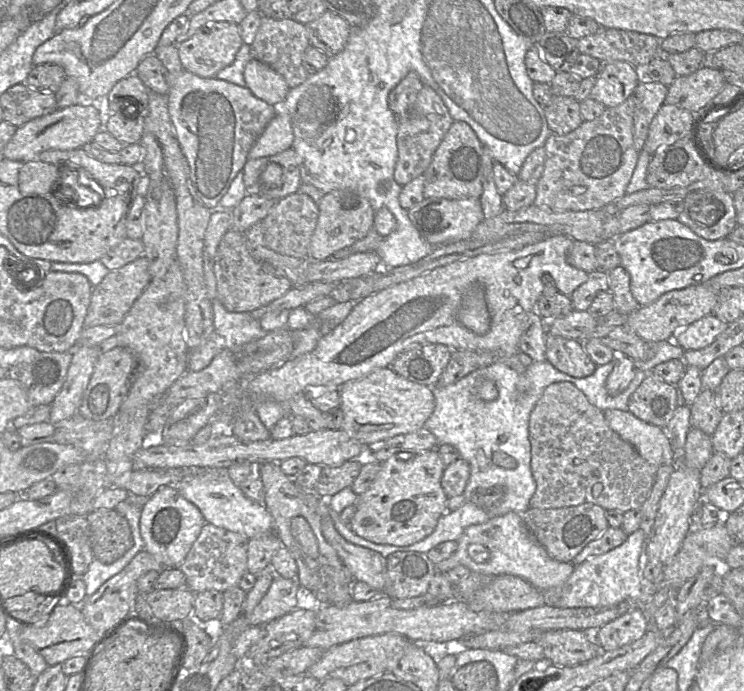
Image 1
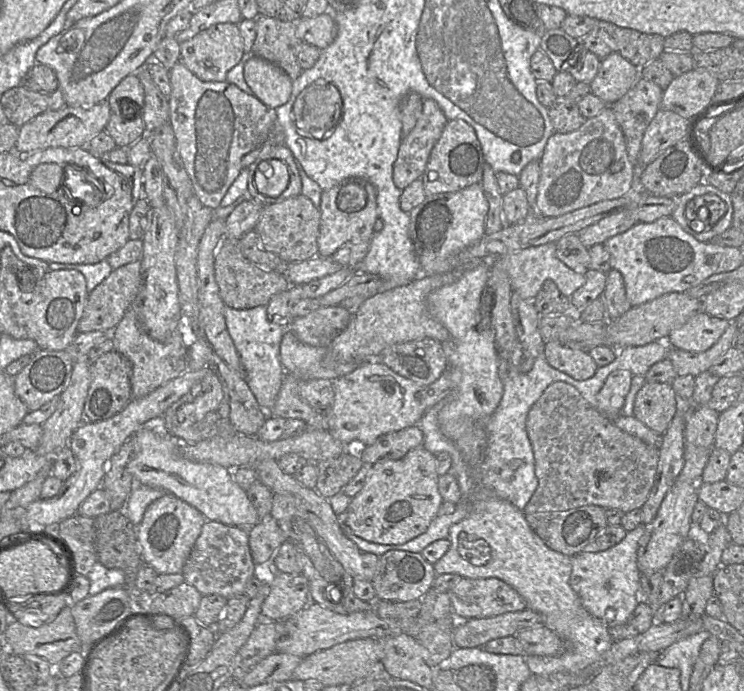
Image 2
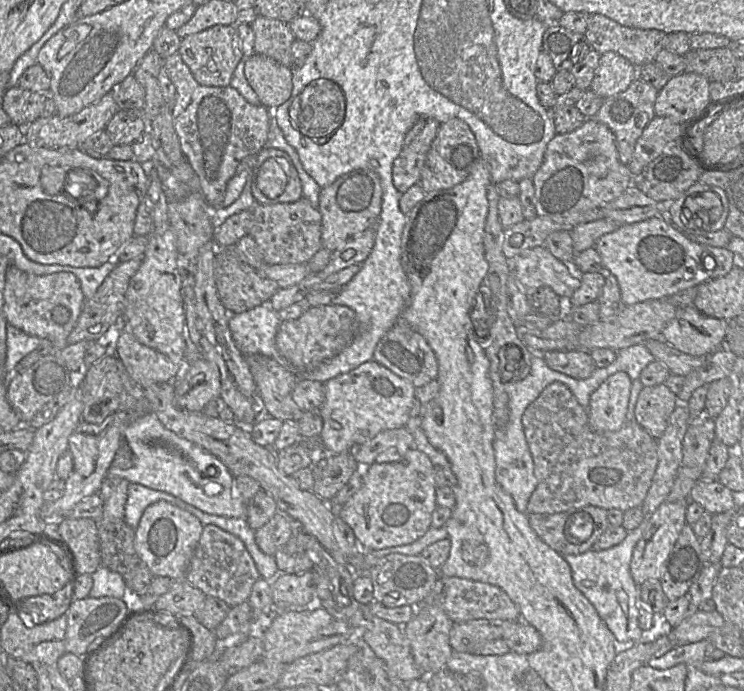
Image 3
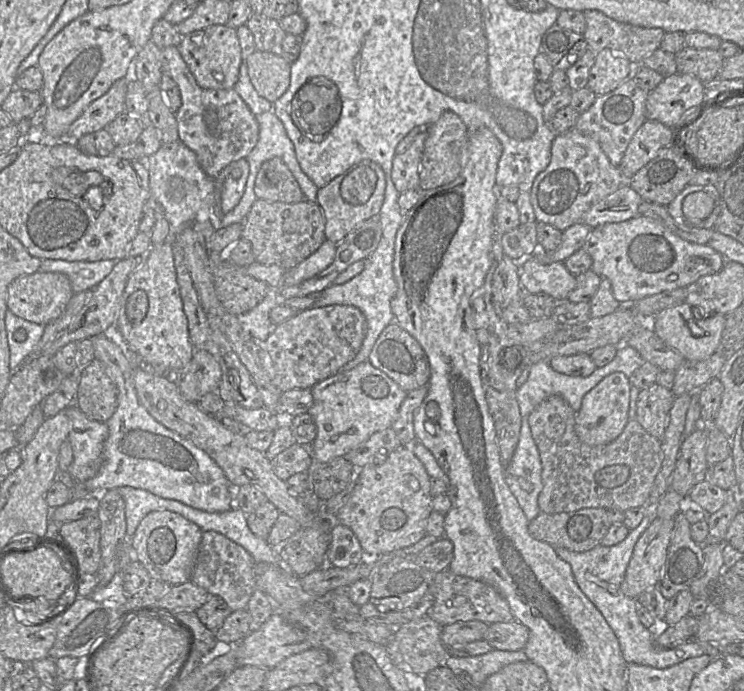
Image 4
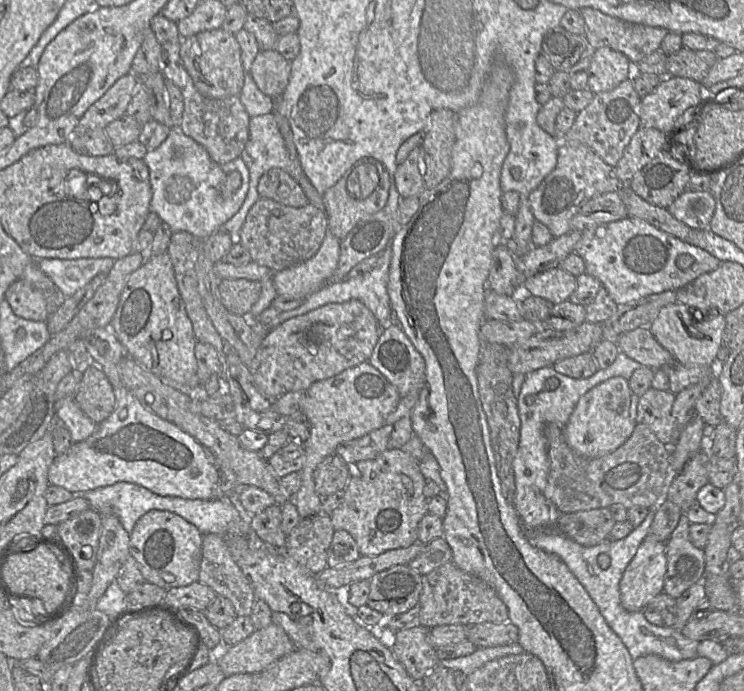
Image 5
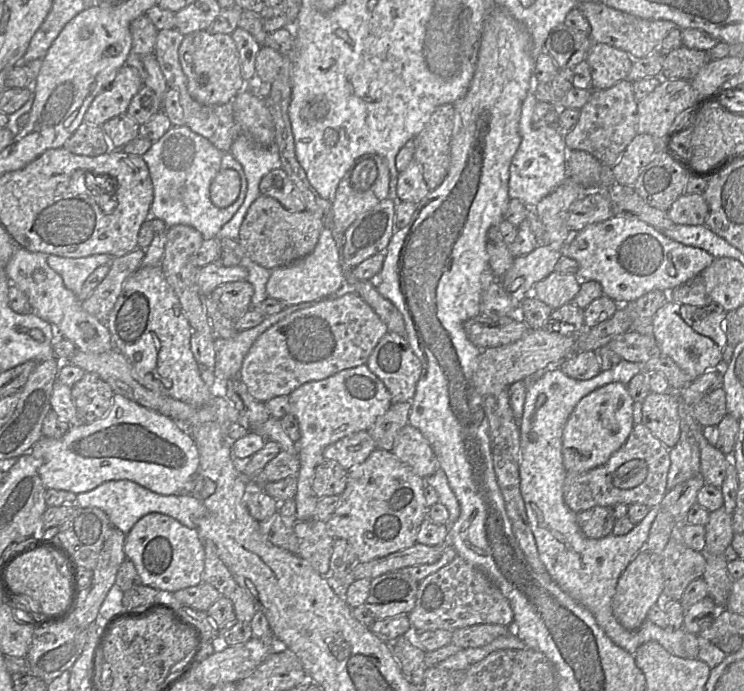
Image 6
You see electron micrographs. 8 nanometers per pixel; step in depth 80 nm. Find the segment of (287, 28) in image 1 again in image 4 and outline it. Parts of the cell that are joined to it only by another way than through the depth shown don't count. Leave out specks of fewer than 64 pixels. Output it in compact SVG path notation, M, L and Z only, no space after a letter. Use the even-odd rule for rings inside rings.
M253 13L246 26L254 35L256 50L282 55L282 41L287 33L277 20Z

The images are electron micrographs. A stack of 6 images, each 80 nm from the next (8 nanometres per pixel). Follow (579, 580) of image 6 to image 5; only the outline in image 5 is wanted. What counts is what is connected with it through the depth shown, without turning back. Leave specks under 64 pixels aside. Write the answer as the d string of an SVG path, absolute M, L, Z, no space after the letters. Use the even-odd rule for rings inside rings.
M619 351L615 361L605 369L598 369L595 374L585 379L574 379L558 373L552 366L543 367L526 375L525 381L517 397L520 426L520 440L516 456L513 460L515 478L514 507L525 530L550 527L555 524L560 514L556 506L544 496L549 473L547 443L543 433L548 423L556 423L565 427L579 399L596 385L612 377L623 377L629 381L632 373L641 366L640 363ZM557 378L559 386L553 391L544 389L545 382ZM649 509L645 519L625 538L616 541L606 539L591 547L582 546L557 531L539 533L535 537L529 536L529 539L537 548L556 555L566 564L596 604L608 626L621 639L633 660L645 655L658 655L673 662L692 659L698 656L699 642L685 637L681 632L681 627L653 625L647 621L642 611L627 611L620 602L620 580L639 546L649 535L653 518L654 509ZM600 554L605 554L610 558L610 565L606 569L601 569L597 564L597 557Z

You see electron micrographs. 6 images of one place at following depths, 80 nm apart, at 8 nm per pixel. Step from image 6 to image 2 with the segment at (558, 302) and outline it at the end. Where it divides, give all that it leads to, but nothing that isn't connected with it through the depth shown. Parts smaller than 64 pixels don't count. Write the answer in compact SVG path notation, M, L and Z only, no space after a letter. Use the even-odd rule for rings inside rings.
M554 242L529 247L505 256L490 258L488 264L490 265L496 259L502 262L503 268L509 276L512 292L518 293L522 299L527 301L532 301L536 297L546 280L552 280L567 298L570 298L586 281L585 273L569 268L558 259L556 243Z

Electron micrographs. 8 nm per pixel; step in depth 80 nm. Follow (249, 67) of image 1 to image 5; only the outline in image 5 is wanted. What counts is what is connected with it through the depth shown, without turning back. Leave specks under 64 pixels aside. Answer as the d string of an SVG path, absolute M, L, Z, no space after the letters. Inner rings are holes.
M260 50L256 55L250 75L259 90L277 99L286 89L291 73L291 62L276 50Z

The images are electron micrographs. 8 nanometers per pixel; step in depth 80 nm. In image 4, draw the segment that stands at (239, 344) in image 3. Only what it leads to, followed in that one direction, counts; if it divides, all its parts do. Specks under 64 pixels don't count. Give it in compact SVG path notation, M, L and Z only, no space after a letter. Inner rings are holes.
M270 288L256 307L238 316L242 328L260 344L266 341L274 328L269 315L277 305L279 305L279 289Z

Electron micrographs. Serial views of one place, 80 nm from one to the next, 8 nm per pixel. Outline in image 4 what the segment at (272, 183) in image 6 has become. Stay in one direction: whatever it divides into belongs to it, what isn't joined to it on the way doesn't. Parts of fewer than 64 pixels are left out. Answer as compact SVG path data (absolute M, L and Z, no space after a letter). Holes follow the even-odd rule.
M272 158L262 164L255 180L254 192L257 199L271 202L299 203L305 199L297 180L280 158ZM267 171L280 173L277 185L268 182Z

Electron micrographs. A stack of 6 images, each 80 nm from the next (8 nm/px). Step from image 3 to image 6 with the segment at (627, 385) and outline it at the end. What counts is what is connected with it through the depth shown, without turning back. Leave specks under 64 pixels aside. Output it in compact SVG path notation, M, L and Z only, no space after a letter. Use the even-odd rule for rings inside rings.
M613 382L592 391L577 403L562 434L562 460L566 472L586 472L608 461L632 432L634 402L627 385Z

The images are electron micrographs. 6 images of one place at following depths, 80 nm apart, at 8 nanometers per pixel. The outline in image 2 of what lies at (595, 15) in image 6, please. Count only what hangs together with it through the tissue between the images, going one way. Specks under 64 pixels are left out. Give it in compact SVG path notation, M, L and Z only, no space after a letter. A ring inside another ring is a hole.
M597 21L594 28L580 41L584 48L603 59L611 53L618 53L637 68L642 68L653 60L659 59L664 51L664 37L646 34L630 28L622 28L606 21Z

